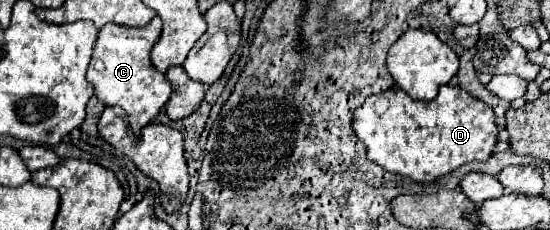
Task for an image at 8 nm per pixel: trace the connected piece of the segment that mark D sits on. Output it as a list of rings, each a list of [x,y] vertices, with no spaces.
[[[442,85],[438,95],[432,101],[416,101],[406,95],[402,89],[388,89],[380,95],[372,95],[364,101],[362,107],[354,111],[352,127],[358,139],[366,145],[370,161],[382,165],[390,173],[398,173],[410,177],[416,183],[432,183],[440,175],[446,175],[470,161],[486,161],[496,145],[498,127],[494,123],[492,109],[480,99],[472,97],[460,87]]]

